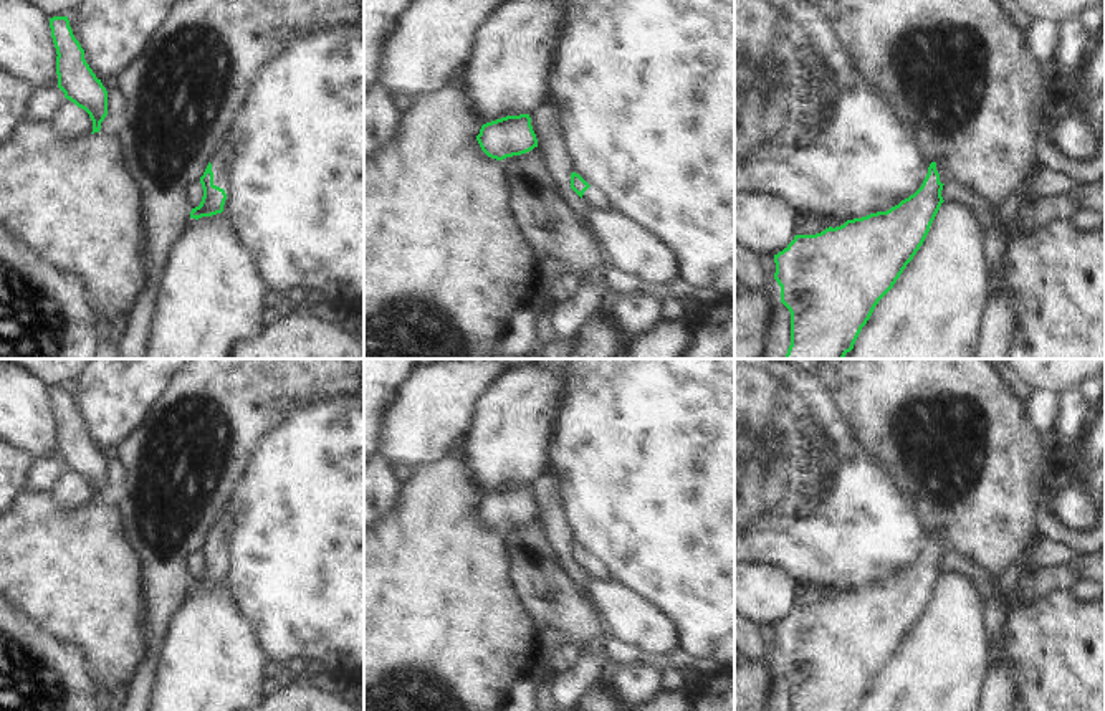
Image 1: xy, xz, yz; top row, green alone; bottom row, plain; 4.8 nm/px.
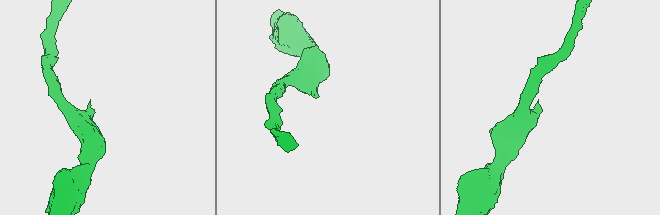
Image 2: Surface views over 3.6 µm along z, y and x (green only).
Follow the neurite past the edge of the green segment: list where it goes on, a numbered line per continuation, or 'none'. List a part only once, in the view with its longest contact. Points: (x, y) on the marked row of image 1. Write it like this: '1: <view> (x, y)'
1: xy (217, 167)

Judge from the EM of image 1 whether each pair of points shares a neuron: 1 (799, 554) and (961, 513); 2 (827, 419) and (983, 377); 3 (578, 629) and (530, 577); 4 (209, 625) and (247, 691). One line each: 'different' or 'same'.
1: different
2: different
3: same
4: same

